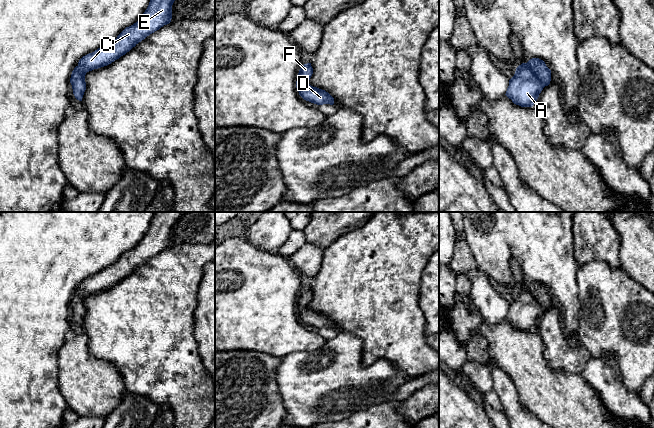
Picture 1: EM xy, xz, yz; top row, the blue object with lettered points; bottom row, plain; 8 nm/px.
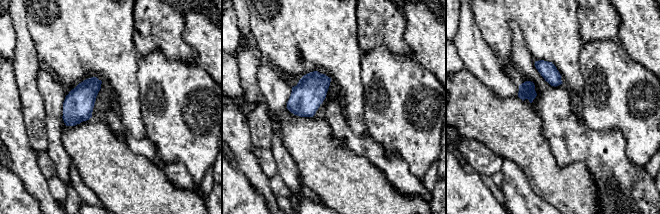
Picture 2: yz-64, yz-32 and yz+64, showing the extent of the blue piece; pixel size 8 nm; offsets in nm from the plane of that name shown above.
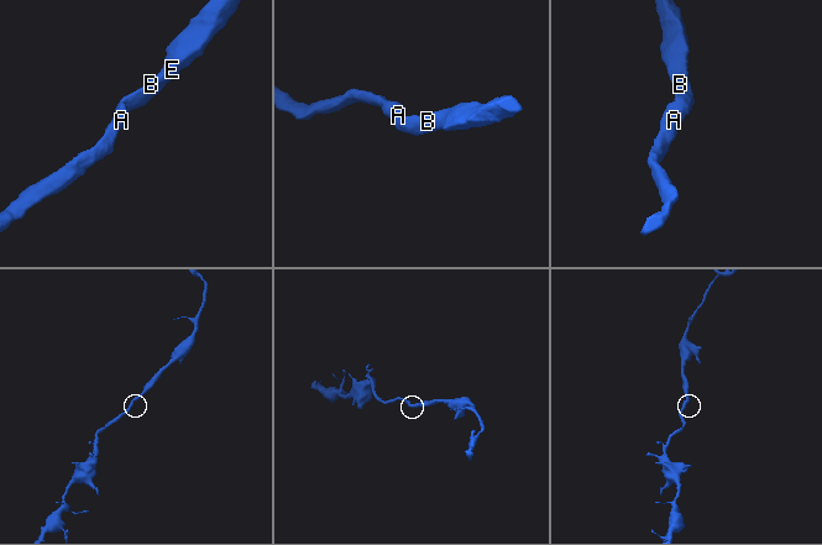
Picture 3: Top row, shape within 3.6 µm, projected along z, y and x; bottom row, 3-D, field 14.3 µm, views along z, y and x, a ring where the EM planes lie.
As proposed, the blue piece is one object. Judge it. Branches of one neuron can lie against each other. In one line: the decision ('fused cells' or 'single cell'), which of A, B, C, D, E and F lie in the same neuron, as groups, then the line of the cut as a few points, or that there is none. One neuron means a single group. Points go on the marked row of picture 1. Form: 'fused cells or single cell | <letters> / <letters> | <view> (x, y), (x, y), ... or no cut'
single cell | A B C D E F | no cut

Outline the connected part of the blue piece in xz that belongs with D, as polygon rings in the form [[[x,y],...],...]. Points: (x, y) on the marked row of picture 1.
[[[307,63],[301,66],[297,81],[296,88],[299,95],[306,101],[317,105],[334,104],[334,98],[325,90],[313,87],[309,84],[309,80],[313,74],[313,68],[311,63]]]

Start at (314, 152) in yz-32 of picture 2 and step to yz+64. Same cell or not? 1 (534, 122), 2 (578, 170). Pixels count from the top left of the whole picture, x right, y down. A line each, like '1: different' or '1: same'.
1: same
2: same

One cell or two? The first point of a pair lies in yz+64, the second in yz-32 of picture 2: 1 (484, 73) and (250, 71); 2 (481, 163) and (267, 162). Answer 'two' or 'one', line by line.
1: two
2: one

